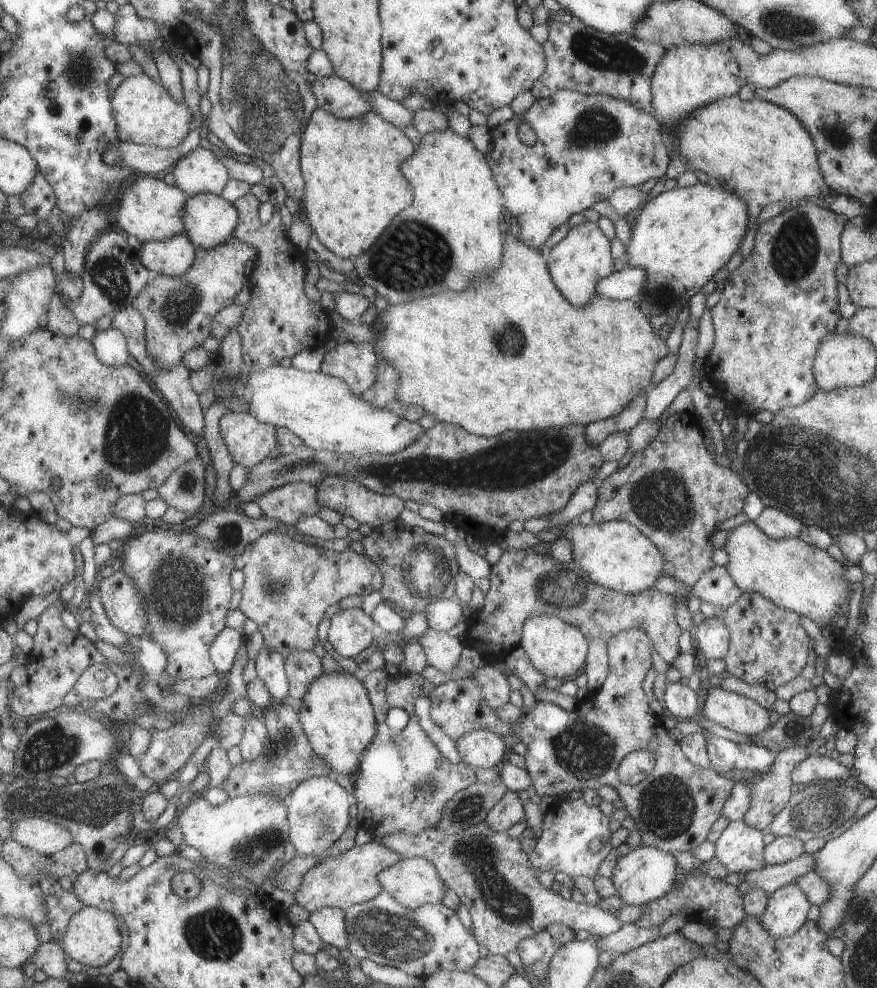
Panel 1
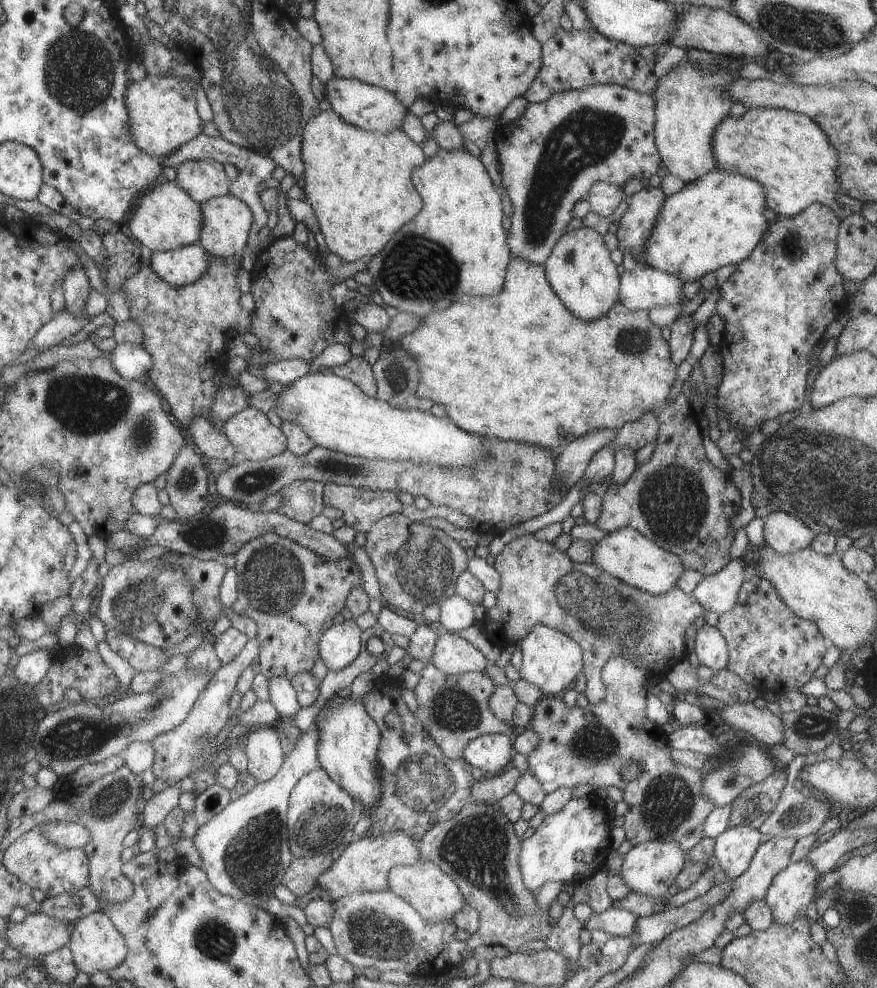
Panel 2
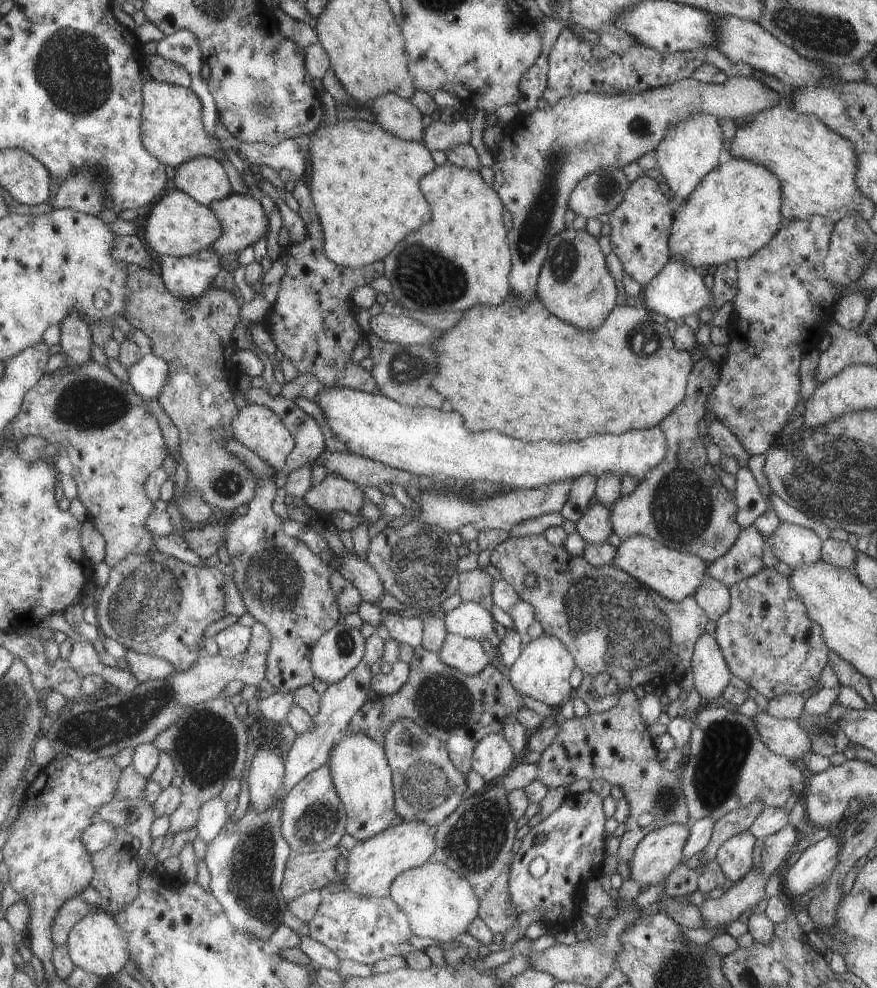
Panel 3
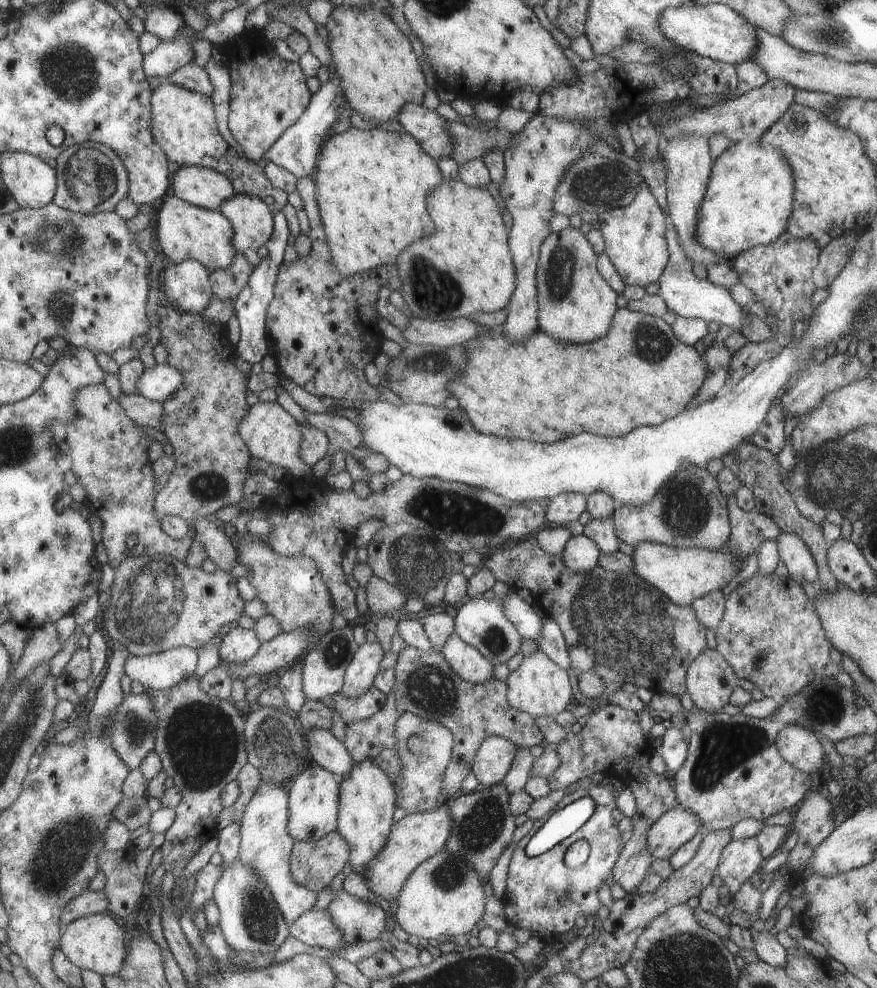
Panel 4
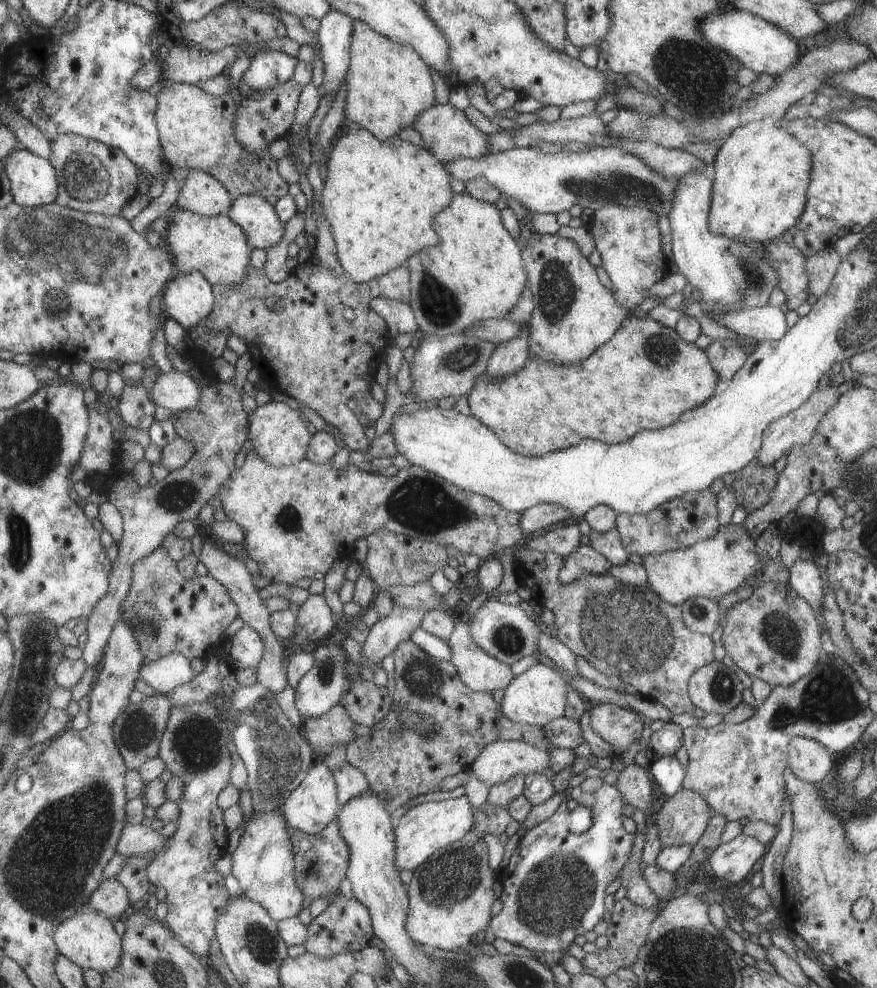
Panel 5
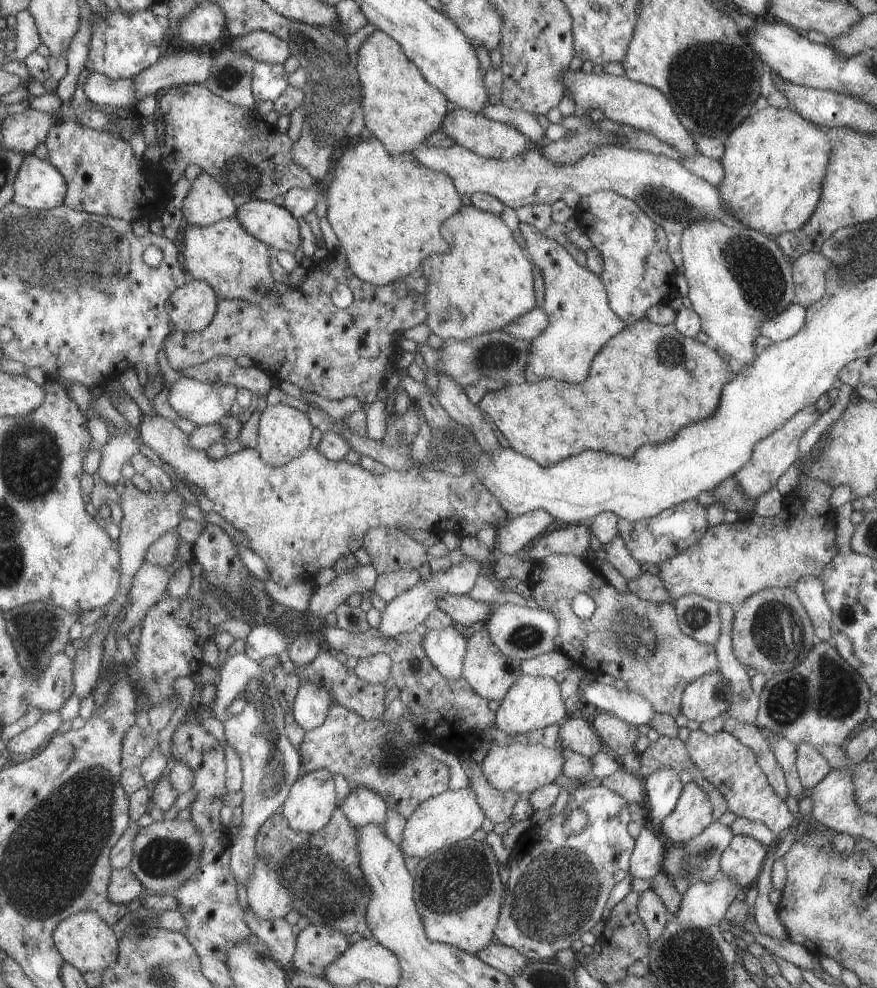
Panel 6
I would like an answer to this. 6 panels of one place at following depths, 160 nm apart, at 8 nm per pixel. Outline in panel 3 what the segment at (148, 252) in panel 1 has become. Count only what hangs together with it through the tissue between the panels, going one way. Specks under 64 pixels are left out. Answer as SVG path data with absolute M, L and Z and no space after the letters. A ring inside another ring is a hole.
M211 248L200 250L193 254L172 257L165 255L161 258L161 275L172 295L182 299L194 299L211 288L214 276L221 270L221 258Z

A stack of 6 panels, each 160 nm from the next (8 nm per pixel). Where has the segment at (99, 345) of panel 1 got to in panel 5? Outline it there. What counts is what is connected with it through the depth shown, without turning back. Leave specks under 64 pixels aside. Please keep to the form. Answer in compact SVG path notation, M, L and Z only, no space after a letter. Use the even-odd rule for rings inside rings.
M171 371L163 373L161 380L155 381L150 398L156 406L175 413L193 410L200 395L198 385L188 374Z

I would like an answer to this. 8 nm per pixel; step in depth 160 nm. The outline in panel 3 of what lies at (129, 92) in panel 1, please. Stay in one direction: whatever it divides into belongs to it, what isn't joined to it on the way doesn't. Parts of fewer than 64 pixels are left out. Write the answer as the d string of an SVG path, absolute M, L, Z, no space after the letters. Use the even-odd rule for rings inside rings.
M152 78L143 85L143 98L143 142L159 162L176 168L186 160L203 155L218 161L219 156L225 157L219 142L211 142L209 136L203 132L201 104L189 87L181 88L179 85Z

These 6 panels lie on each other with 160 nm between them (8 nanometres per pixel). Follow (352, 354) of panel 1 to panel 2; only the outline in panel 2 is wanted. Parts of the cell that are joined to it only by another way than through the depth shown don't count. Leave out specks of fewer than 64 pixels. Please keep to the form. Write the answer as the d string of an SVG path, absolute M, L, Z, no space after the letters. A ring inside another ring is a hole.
M352 356L342 366L332 368L319 367L319 372L325 374L335 374L340 378L345 378L362 391L362 394L375 397L377 393L377 380L373 376L373 367L359 356Z

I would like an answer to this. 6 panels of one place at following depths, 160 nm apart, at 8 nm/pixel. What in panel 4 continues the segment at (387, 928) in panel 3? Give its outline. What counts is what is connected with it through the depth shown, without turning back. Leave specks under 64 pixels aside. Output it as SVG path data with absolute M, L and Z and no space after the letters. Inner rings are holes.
M310 909L301 914L288 925L288 934L305 945L327 948L327 950L341 950L353 942L353 938L349 942L343 940L343 934L333 926L327 910Z

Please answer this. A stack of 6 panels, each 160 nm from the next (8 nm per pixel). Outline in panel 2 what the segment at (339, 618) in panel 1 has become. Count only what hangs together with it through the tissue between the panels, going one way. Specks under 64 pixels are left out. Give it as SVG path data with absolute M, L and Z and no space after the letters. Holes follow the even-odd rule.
M353 619L332 625L318 643L318 656L323 666L331 672L343 670L359 653L359 628Z

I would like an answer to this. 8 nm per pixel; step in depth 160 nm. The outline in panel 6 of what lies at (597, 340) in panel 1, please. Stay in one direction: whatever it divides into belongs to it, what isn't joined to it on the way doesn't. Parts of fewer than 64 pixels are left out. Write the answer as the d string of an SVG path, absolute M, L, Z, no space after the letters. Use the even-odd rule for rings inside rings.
M641 318L633 324L625 324L625 328L599 350L591 362L591 378L587 378L587 382L569 384L553 378L541 378L538 382L520 380L487 392L476 406L491 418L514 452L549 468L553 462L575 456L585 448L629 458L641 444L663 442L681 426L711 418L719 408L722 390L735 377L728 359L719 355L710 343L701 344L694 338L679 334L672 323L660 326Z

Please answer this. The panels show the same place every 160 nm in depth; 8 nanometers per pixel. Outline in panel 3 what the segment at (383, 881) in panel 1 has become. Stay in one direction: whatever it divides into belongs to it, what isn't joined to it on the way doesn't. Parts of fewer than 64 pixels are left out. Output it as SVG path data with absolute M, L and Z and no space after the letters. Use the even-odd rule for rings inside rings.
M445 863L425 864L398 875L390 888L390 898L406 915L410 930L417 937L441 942L446 947L461 932L466 932L469 922L478 917L479 898L471 884Z

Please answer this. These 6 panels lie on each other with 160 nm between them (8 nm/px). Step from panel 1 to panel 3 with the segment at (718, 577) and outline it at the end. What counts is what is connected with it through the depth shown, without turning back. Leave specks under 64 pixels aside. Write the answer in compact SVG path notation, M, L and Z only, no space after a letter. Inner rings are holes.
M711 577L703 578L703 582L693 594L698 605L706 610L709 619L716 621L727 612L730 603L728 587Z

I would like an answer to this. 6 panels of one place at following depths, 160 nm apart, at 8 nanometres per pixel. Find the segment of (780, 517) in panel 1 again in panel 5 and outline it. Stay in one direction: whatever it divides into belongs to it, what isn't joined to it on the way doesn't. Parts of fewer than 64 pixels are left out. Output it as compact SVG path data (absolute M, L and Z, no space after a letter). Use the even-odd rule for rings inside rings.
M795 560L790 568L790 578L787 582L795 594L801 596L813 607L815 614L823 614L823 580L812 562Z

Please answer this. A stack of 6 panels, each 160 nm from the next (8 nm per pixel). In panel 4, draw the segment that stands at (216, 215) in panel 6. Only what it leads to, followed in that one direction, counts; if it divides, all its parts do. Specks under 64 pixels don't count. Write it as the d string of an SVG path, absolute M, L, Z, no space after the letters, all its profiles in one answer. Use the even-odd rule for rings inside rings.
M201 166L179 167L172 174L172 196L205 210L217 210L233 195L234 188L225 175Z

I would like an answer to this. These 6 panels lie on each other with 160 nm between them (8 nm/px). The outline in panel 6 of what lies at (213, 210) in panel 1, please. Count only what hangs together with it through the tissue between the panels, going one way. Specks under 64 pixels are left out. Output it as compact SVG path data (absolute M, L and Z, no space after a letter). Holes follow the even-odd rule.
M251 200L237 205L234 216L248 234L266 243L274 252L295 252L300 246L299 226L285 207L271 202Z

